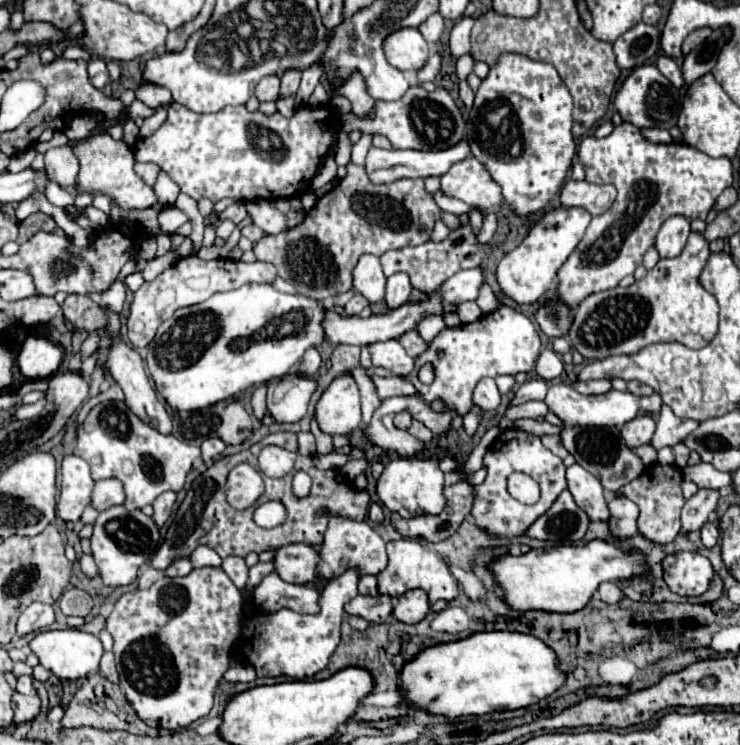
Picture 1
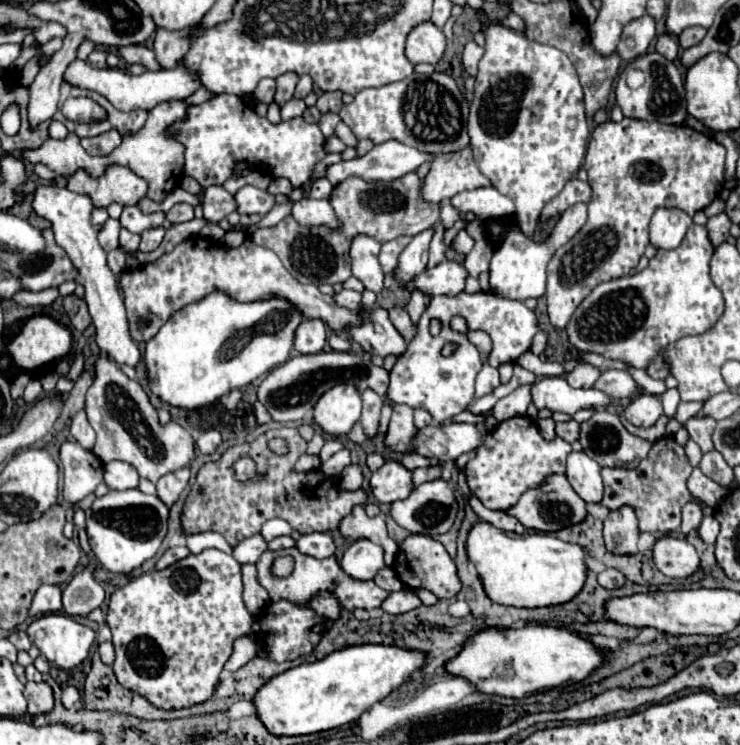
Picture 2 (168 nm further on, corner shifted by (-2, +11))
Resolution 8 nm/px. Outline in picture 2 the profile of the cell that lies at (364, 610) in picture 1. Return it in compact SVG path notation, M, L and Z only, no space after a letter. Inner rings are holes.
M288 548L286 552L264 552L264 554L260 556L260 560L256 562L256 568L258 568L258 582L268 590L272 602L286 598L286 600L296 600L296 604L308 604L308 600L310 600L316 592L328 590L330 594L334 594L334 596L338 598L338 602L340 602L344 608L348 608L348 610L352 612L352 610L356 610L356 608L364 608L364 610L380 608L382 602L388 598L388 592L382 590L382 588L378 588L372 580L366 580L366 582L362 582L362 580L352 580L348 574L344 574L342 568L340 568L340 564L338 564L338 560L336 560L334 556L324 558L324 560L316 560L316 558L312 558L312 556L300 554L296 548ZM282 554L294 558L294 570L292 570L292 574L290 574L288 578L278 578L278 576L274 576L274 574L268 572L268 568L272 566L272 562L274 562L276 558L280 558Z

